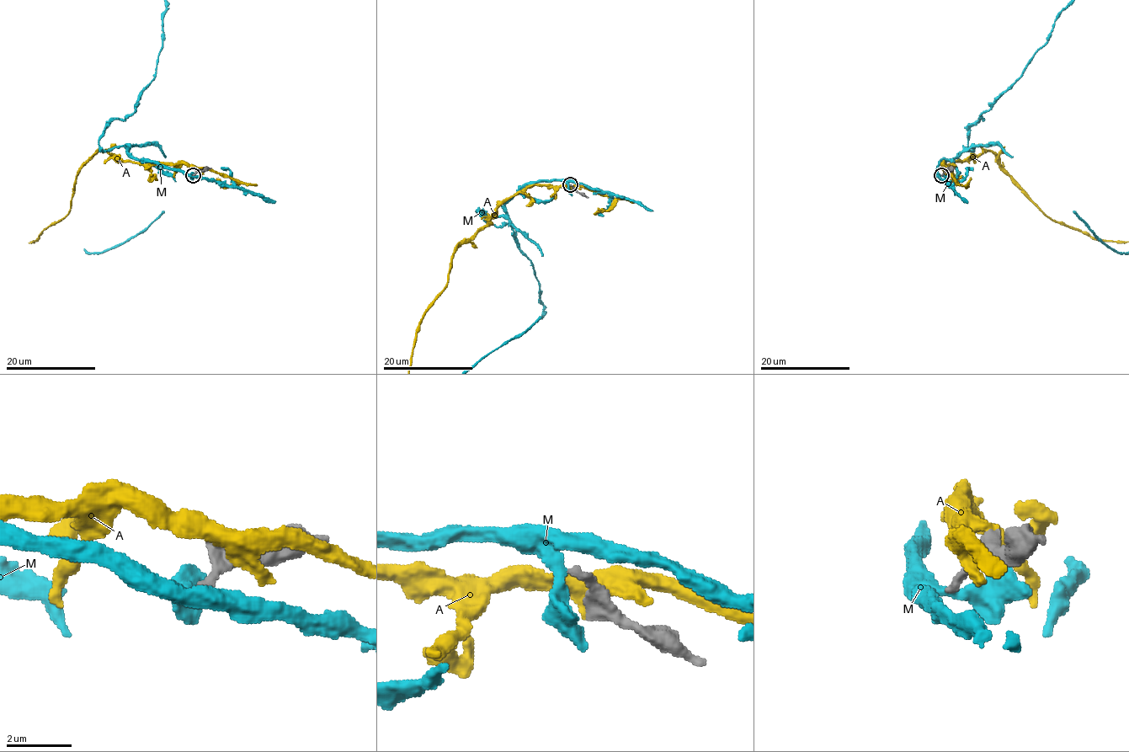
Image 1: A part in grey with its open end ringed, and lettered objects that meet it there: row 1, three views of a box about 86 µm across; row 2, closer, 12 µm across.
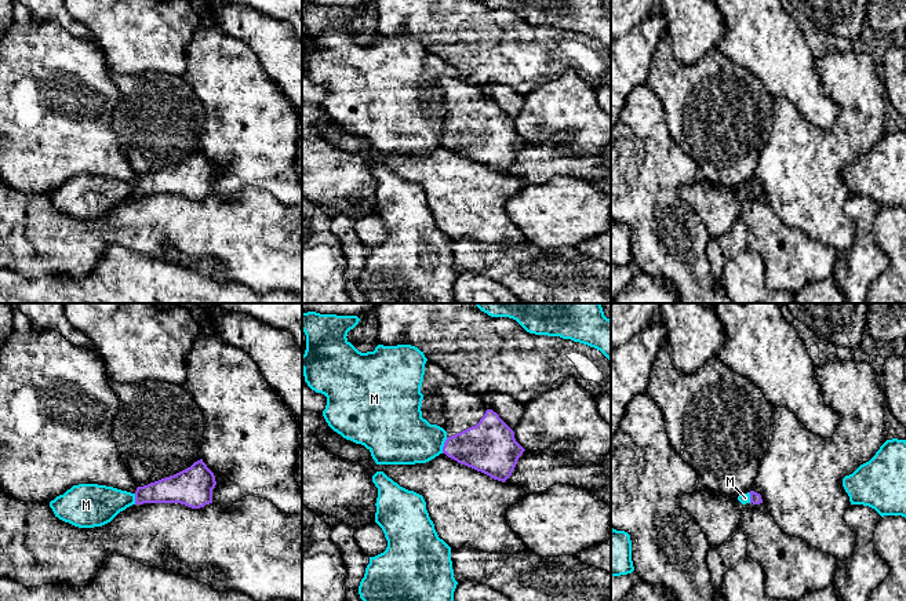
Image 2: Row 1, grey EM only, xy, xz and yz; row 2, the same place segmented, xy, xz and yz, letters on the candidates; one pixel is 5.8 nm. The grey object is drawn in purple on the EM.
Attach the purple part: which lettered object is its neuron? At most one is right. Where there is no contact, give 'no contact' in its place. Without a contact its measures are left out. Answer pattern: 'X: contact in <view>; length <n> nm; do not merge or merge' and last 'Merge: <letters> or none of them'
A: no contact; do not merge
M: contact in xz; length 100 nm; do not merge
Merge: none of them

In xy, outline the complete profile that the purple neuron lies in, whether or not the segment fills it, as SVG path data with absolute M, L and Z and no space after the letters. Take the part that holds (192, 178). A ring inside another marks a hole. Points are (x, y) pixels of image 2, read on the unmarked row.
M200 150L174 167L138 178L135 196L181 194L192 200L200 200L212 194L215 176L214 164Z

